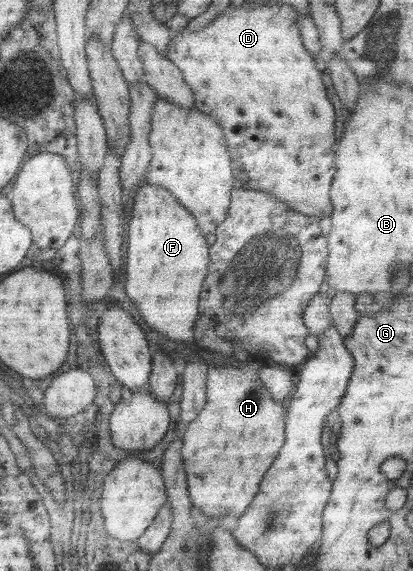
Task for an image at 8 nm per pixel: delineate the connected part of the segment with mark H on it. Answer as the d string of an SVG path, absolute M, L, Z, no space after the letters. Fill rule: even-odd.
M215 362L214 365L208 366L205 383L205 400L205 404L201 407L201 411L199 411L199 414L195 416L195 419L181 427L182 432L179 435L181 439L181 448L179 454L181 457L182 467L184 468L184 474L186 475L186 490L189 500L191 500L190 506L194 506L199 510L199 512L203 512L205 517L209 518L210 522L211 518L213 518L213 522L217 522L217 518L219 518L219 516L223 518L225 514L241 516L243 510L247 508L247 504L251 502L253 494L257 492L257 486L259 486L259 480L261 480L263 472L265 472L265 470L269 468L269 464L275 460L275 456L277 456L279 448L284 441L283 412L285 404L283 402L278 403L273 401L271 396L269 396L269 393L267 393L267 390L265 390L265 387L261 385L261 382L259 382L259 379L250 377L240 367L228 367L225 362Z

